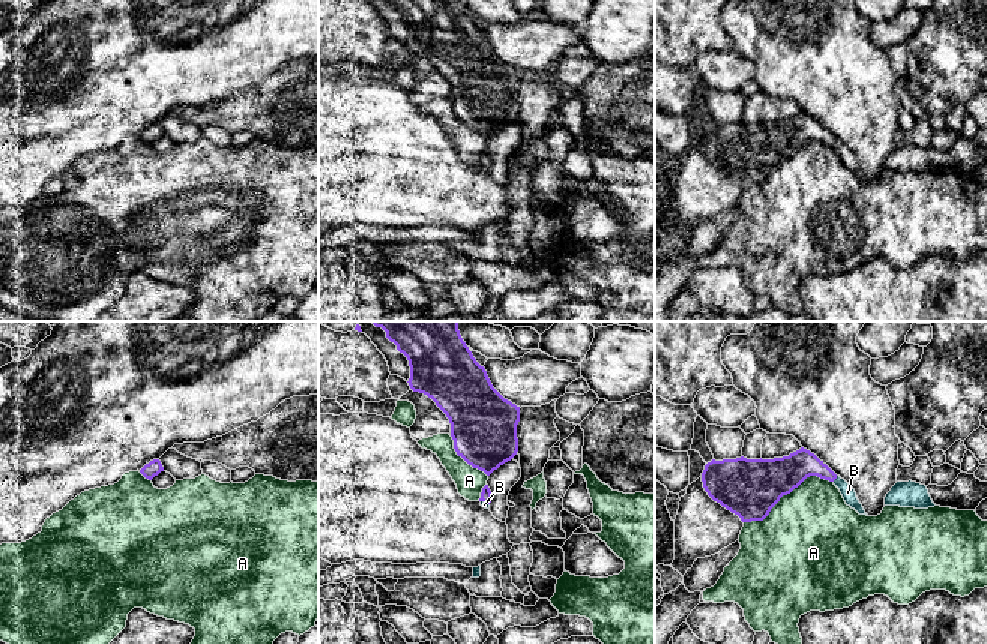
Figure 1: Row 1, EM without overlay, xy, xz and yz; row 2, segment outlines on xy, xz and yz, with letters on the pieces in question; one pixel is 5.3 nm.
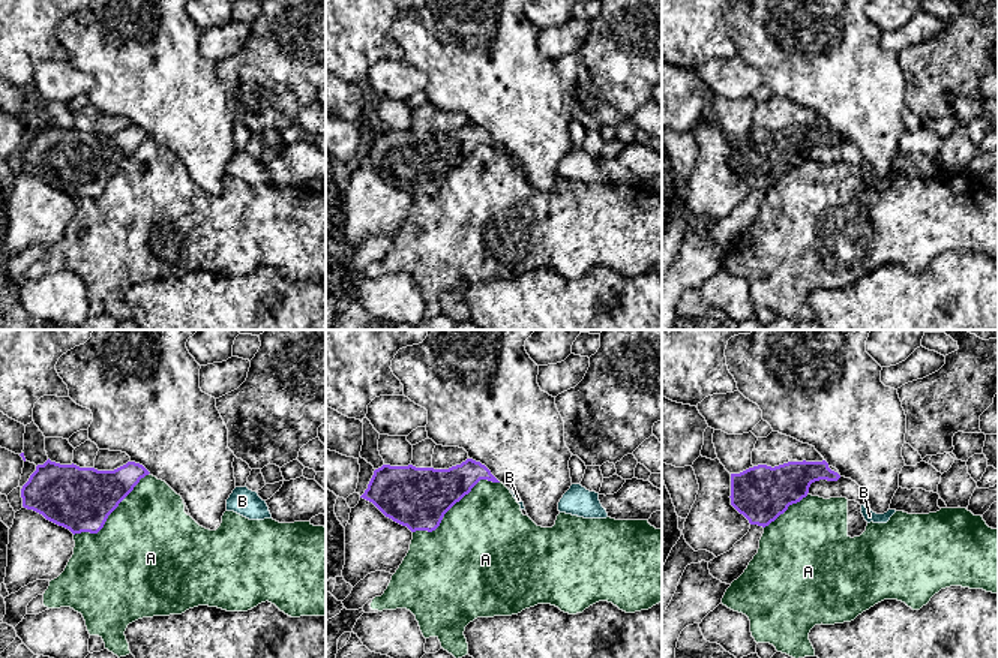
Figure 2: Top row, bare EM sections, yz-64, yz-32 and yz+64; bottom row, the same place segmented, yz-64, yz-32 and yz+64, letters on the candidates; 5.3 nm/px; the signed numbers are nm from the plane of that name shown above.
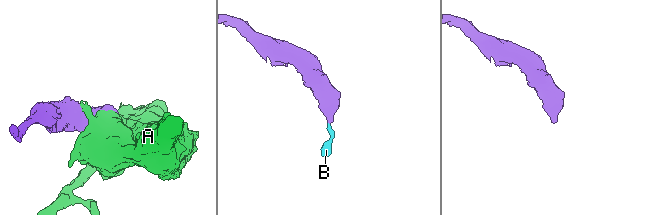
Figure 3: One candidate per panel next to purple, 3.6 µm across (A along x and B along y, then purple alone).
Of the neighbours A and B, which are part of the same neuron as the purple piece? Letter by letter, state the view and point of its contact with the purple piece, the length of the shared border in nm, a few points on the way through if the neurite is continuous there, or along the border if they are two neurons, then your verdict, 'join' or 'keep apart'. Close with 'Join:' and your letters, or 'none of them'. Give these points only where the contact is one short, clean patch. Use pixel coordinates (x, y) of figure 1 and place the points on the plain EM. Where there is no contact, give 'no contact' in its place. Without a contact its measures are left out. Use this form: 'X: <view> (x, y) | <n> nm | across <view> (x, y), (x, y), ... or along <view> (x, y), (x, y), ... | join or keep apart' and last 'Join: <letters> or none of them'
A: yz (786, 158) | 550 nm | keep apart
B: yz (834, 143) | 40 nm | across yz (789, 135), (822, 134), (834, 143), (848, 156) | join
Join: B

